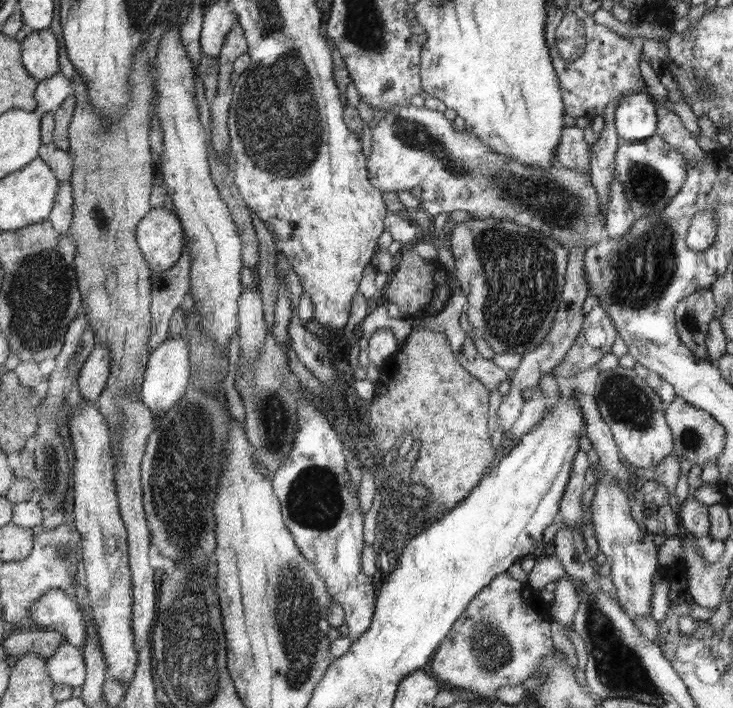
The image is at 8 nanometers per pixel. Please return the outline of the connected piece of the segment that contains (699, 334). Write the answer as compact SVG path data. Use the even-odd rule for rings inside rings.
M709 288L684 297L675 308L676 329L680 340L696 356L707 360L706 337L716 312L714 295Z

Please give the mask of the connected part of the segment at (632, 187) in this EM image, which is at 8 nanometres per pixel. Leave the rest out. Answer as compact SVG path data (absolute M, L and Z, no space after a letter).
M652 135L641 141L622 142L615 152L615 170L624 186L626 200L636 218L658 215L683 189L689 167L687 159L663 137Z

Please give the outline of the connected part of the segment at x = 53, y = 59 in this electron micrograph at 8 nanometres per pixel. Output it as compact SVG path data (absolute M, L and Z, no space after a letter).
M51 29L42 32L29 31L21 42L23 64L36 81L48 79L59 70L58 38Z

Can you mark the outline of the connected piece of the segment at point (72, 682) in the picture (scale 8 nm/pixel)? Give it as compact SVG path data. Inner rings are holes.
M64 641L55 653L48 657L47 672L51 674L56 685L82 686L87 678L86 658L79 648Z

